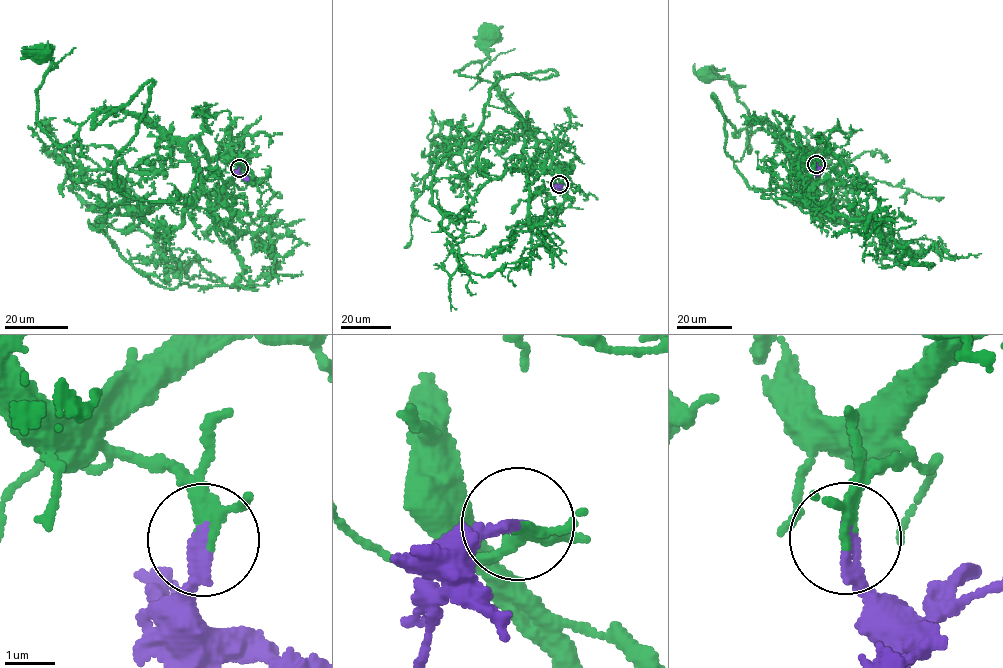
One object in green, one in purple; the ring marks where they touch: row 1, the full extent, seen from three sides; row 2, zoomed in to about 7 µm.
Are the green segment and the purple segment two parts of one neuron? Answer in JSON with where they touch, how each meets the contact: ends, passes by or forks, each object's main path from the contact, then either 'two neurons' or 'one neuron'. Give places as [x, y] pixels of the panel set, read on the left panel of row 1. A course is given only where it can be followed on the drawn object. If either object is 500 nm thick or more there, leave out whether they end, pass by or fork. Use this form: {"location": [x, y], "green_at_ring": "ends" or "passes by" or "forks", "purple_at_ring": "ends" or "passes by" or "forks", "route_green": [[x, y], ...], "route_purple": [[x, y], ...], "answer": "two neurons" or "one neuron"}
{"location": [239, 168], "green_at_ring": "passes by", "purple_at_ring": "ends", "route_green": [[239, 168], [208, 158], [196, 138], [121, 110], [100, 111], [58, 146], [37, 120], [51, 61], [41, 54]], "route_purple": [[239, 168], [238, 173], [246, 176], [247, 181]], "answer": "one neuron"}

